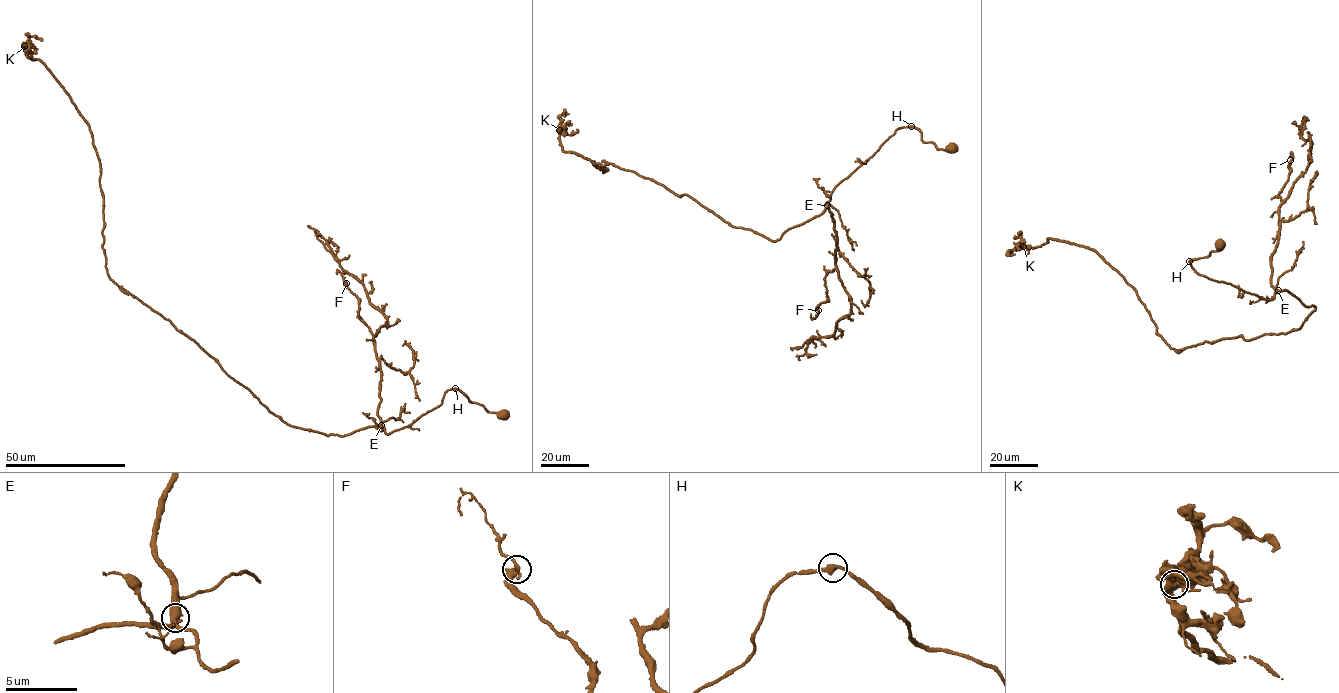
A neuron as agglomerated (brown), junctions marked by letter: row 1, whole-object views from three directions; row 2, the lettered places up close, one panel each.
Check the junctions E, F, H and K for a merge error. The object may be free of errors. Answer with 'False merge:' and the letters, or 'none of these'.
False merge: none of these

